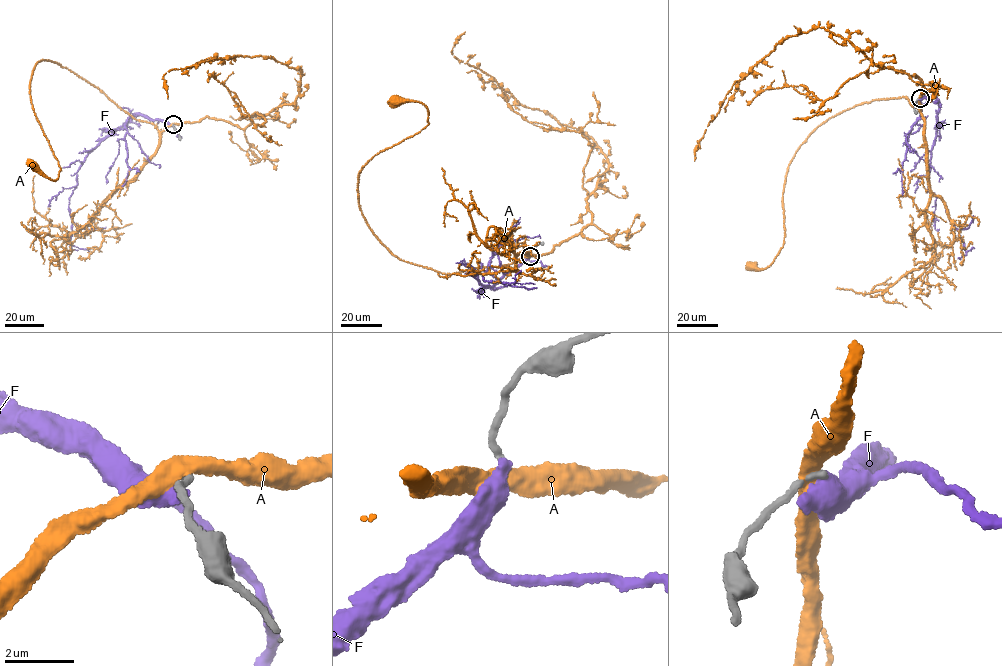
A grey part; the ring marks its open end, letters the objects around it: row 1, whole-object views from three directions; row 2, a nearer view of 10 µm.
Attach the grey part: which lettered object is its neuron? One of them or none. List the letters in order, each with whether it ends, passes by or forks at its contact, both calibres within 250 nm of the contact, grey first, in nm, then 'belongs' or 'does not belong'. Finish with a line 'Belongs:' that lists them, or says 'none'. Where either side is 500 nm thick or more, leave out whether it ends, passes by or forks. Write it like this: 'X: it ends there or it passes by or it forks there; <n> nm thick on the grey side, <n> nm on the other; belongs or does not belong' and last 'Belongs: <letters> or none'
A: 200 nm thick on the grey side, 500 nm on the other; does not belong
F: 200 nm thick on the grey side, 750 nm on the other; does not belong
Belongs: none

